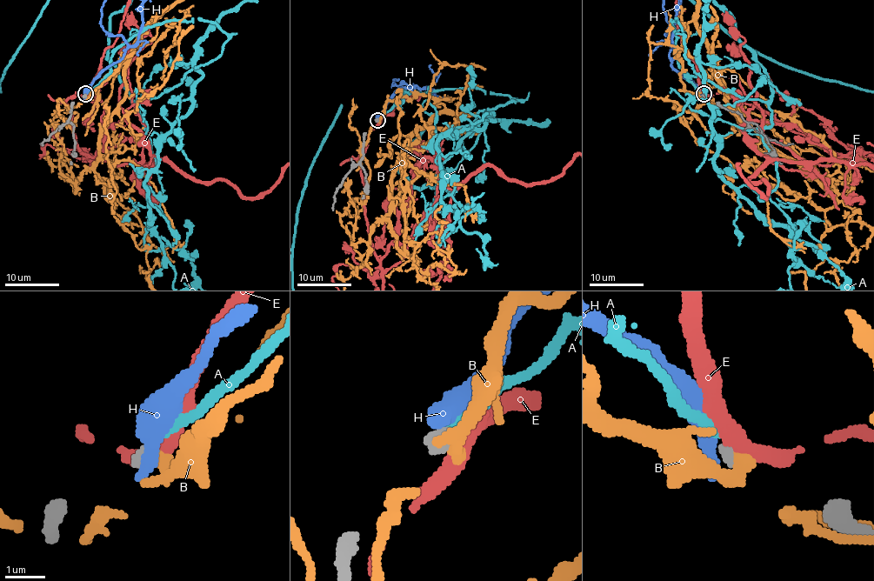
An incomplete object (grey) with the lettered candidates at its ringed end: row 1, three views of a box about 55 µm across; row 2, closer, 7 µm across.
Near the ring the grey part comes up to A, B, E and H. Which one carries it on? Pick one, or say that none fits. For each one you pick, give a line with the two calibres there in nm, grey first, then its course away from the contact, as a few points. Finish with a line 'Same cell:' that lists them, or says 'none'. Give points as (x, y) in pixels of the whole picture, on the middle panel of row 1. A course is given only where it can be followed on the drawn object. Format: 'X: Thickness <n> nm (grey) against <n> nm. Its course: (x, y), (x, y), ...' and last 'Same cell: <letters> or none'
A: Thickness 360 nm (grey) against 360 nm
Same cell: A

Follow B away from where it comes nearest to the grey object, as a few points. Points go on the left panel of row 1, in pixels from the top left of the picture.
B: (85, 96), (152, 21), (76, 193), (48, 128), (76, 112), (57, 100), (60, 118)

